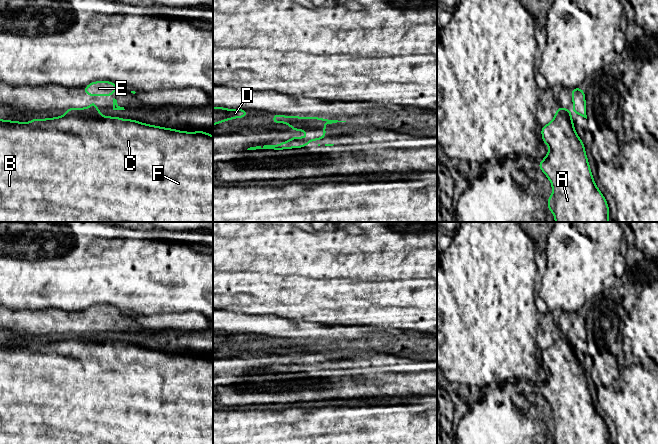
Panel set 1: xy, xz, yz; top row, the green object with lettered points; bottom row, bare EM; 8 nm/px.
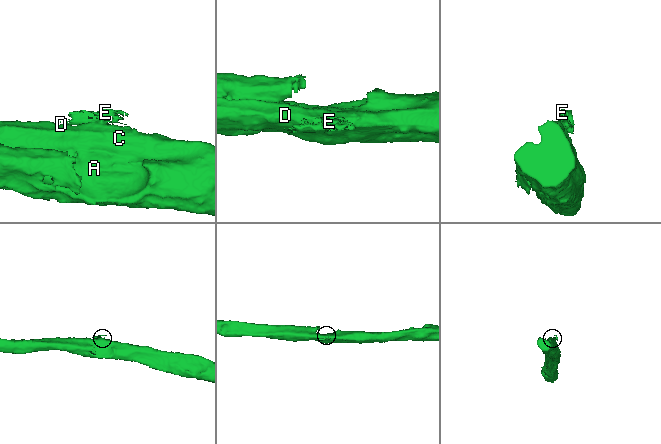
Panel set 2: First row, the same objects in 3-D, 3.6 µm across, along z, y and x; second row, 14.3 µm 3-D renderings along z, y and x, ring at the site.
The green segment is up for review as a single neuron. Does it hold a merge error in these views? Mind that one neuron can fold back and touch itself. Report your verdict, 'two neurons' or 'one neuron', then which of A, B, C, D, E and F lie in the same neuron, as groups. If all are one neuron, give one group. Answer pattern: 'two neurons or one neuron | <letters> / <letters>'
two neurons | A B C D F / E

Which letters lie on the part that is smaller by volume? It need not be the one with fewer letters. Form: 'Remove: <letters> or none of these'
Remove: E

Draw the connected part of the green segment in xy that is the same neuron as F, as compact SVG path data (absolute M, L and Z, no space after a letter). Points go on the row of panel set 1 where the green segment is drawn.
M73 114L48 119L32 119L28 123L0 119L0 222L213 222L213 136L200 130L185 132L144 124L119 117Z

